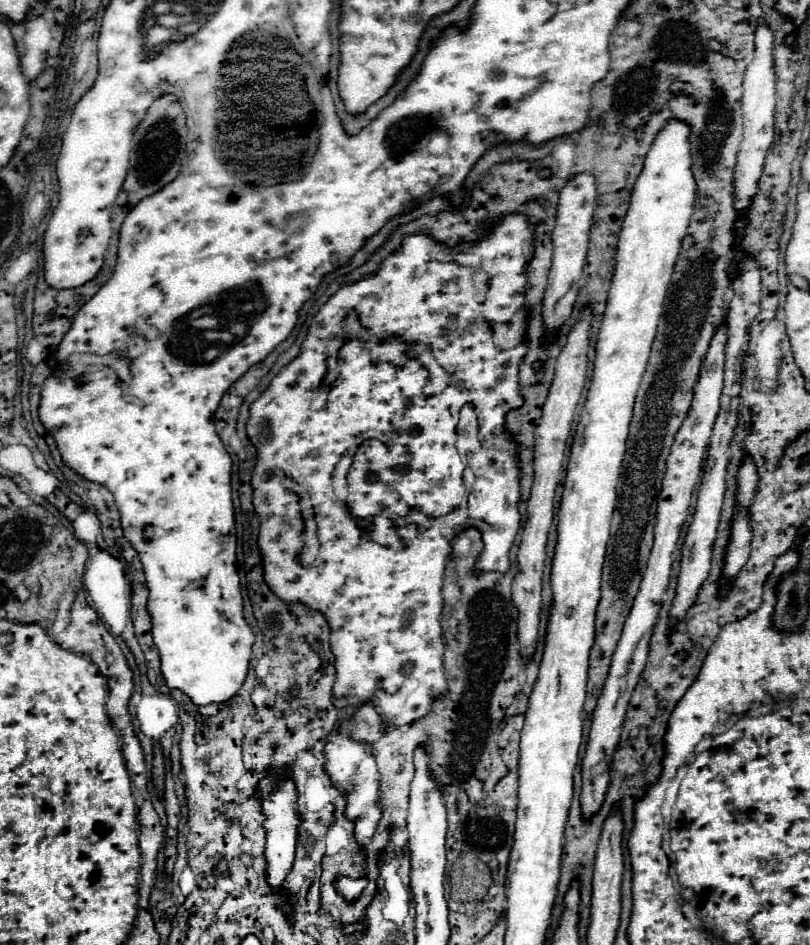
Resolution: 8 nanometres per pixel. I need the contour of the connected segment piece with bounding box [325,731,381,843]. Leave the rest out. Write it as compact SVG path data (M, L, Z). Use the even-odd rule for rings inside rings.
M333 731L329 735L329 743L325 745L325 755L327 755L325 769L331 775L333 785L347 791L347 795L349 795L347 817L355 821L355 837L357 837L359 843L363 843L373 835L373 831L377 827L377 821L381 817L381 811L377 807L377 797L379 797L377 765L375 765L371 753L367 751L367 747L363 743L351 741L347 735L343 735L339 731Z

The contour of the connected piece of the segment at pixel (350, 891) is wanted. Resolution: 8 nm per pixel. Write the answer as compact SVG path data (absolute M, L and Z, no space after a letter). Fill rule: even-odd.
M339 877L337 879L337 891L347 899L353 901L363 889L365 889L367 881L365 879L347 879L347 877Z

